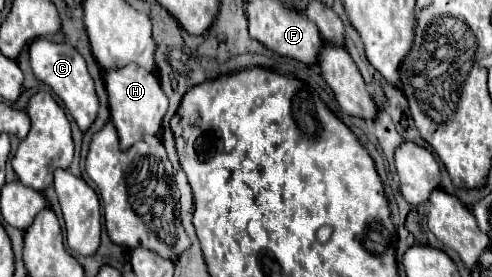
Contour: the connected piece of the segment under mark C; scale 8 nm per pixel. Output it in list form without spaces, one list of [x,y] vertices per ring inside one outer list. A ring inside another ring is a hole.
[[[38,38],[30,44],[30,66],[36,78],[48,84],[56,92],[56,96],[64,102],[64,106],[68,108],[80,130],[86,132],[94,122],[94,118],[98,116],[98,96],[94,90],[94,82],[86,70],[86,62],[78,54],[78,50],[70,48],[68,44],[58,44],[46,38]]]

